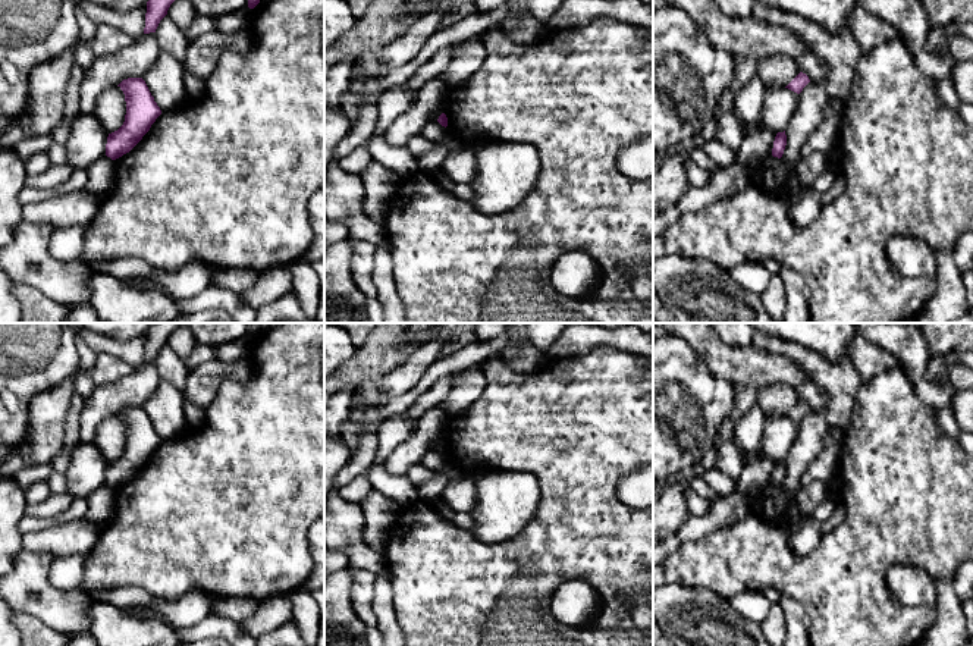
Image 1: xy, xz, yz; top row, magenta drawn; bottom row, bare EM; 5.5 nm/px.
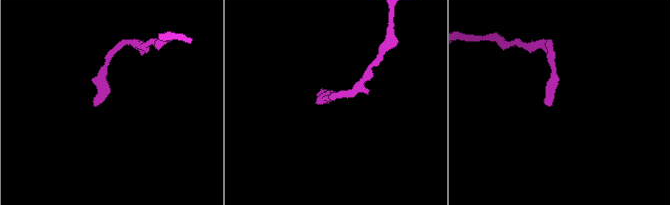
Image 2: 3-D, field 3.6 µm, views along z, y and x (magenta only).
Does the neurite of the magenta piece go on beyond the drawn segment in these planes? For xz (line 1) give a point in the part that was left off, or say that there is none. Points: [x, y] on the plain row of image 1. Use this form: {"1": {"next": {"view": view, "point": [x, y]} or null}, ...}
{"1": {"next": null}}

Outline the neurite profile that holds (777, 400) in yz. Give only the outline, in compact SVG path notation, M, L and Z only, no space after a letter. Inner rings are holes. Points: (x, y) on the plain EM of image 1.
M785 383L763 386L757 392L757 407L765 417L785 417L798 402L795 388Z

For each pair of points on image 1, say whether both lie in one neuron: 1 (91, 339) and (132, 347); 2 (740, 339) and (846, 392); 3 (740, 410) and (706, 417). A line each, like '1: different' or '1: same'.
1: same
2: different
3: different

